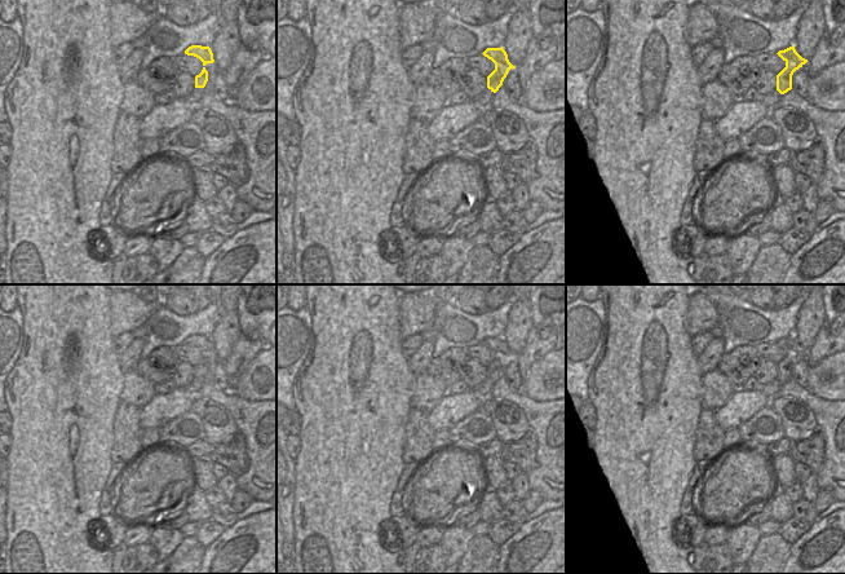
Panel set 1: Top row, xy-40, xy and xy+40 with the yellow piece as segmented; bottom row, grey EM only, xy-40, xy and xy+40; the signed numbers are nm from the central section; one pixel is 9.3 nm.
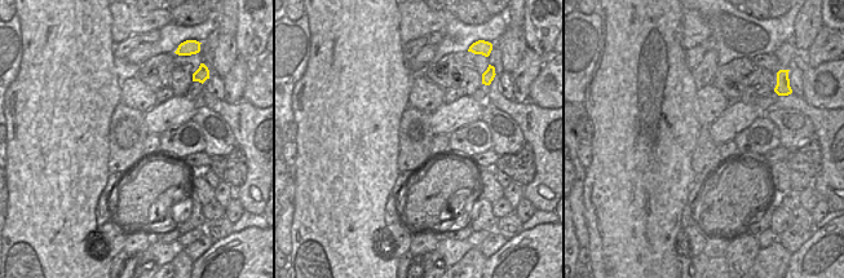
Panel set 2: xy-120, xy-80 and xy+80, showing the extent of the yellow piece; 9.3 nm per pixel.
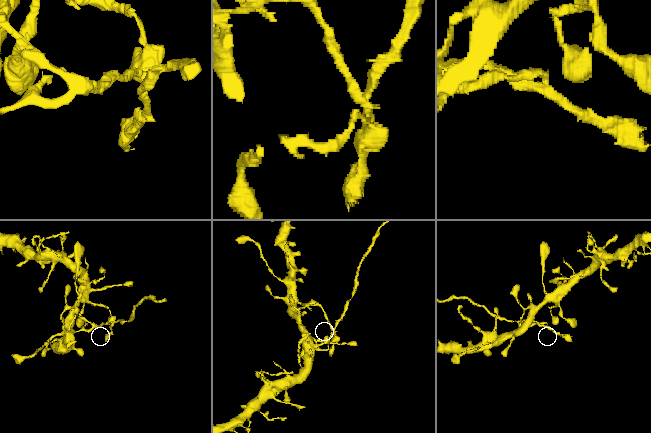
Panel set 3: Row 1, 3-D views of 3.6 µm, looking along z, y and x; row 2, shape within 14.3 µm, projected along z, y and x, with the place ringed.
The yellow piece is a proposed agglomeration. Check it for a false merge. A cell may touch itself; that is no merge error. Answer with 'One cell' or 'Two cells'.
Two cells

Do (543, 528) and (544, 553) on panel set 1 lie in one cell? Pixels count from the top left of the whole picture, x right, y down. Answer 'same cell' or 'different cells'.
same cell

